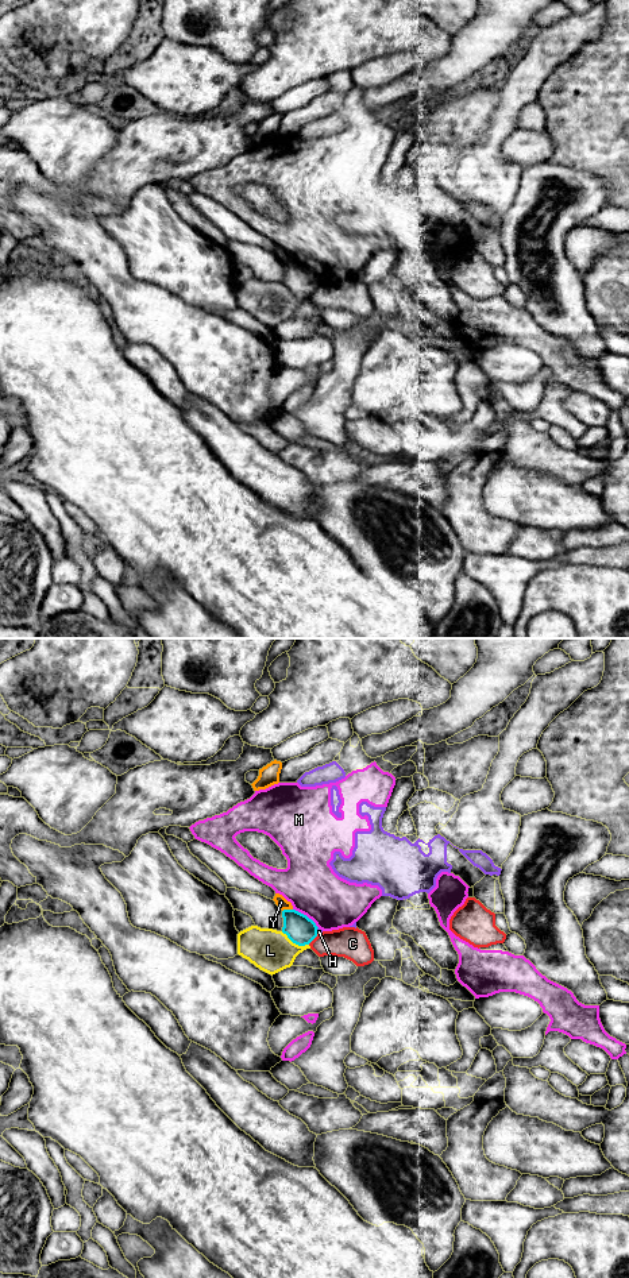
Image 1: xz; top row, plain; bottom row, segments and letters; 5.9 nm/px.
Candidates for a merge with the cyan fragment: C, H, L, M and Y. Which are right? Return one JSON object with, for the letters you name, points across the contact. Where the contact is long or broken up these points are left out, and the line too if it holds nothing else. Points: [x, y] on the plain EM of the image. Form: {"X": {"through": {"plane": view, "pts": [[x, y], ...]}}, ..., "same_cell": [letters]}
{"same_cell": []}

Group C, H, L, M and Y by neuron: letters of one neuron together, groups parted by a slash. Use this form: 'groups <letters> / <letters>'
groups C / H / L / M / Y

